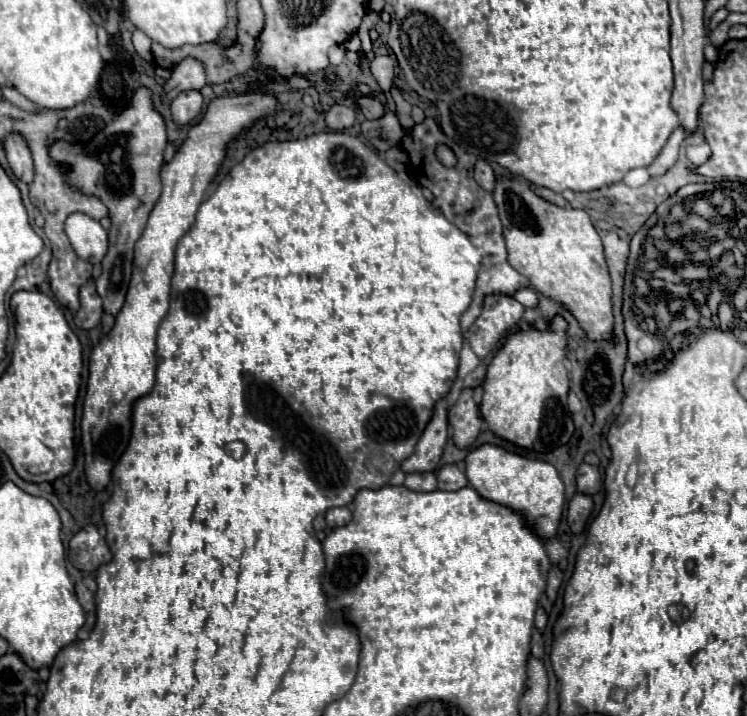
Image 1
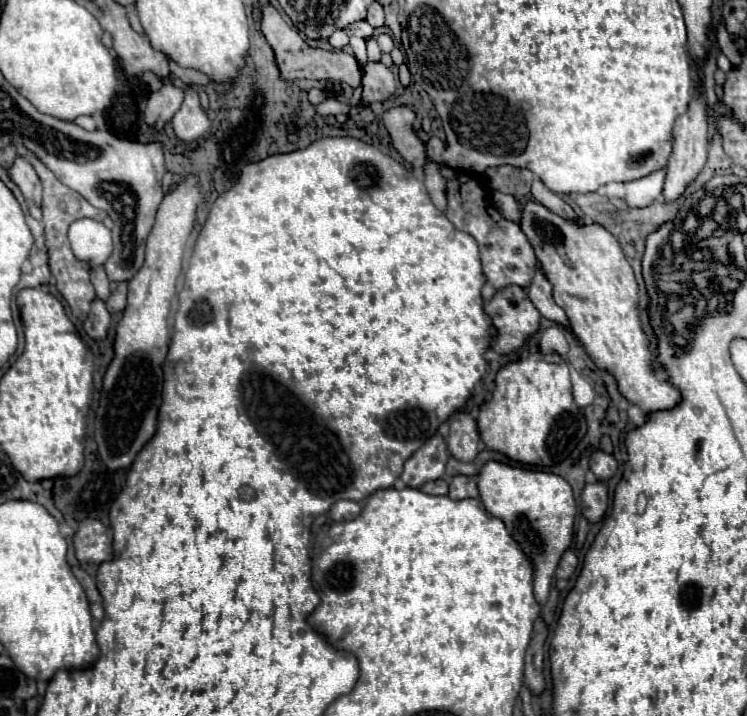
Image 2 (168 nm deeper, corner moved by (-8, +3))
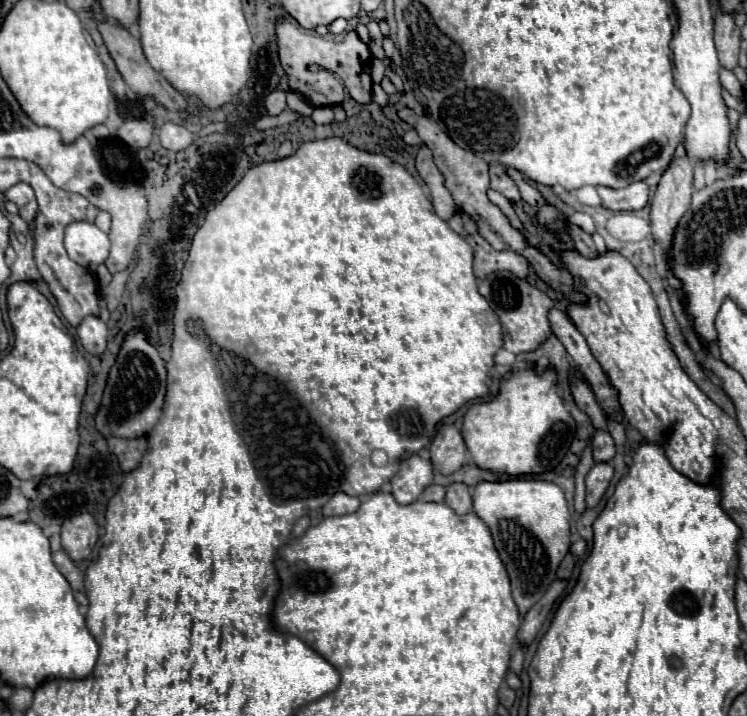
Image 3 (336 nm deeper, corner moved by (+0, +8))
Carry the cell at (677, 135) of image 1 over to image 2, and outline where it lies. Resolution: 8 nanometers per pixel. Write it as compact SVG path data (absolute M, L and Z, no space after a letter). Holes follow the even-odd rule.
M653 171L651 175L639 179L639 181L631 181L625 183L625 197L623 201L629 207L647 207L653 201L661 199L661 191L663 191L663 181L665 181L665 171Z

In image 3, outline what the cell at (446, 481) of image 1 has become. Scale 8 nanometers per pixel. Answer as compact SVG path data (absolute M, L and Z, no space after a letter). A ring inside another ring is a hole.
M455 482L447 486L447 496L445 504L449 504L457 514L465 514L473 510L473 500L471 500L471 488L467 484Z

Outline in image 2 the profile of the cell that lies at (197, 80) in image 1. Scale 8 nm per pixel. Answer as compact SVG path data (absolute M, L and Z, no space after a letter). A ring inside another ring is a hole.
M163 85L159 91L151 93L145 107L145 123L155 131L161 131L177 113L183 103L183 91L173 85Z

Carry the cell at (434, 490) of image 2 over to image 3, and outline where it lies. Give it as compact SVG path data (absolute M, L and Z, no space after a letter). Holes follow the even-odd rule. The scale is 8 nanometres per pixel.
M439 484L427 486L421 494L421 500L427 500L427 502L443 502L443 498L445 498L445 488Z

